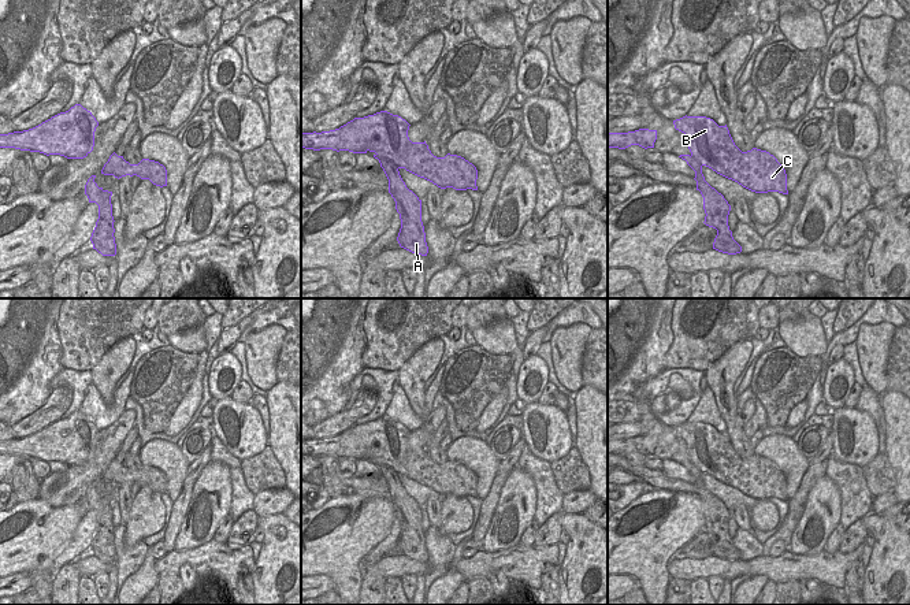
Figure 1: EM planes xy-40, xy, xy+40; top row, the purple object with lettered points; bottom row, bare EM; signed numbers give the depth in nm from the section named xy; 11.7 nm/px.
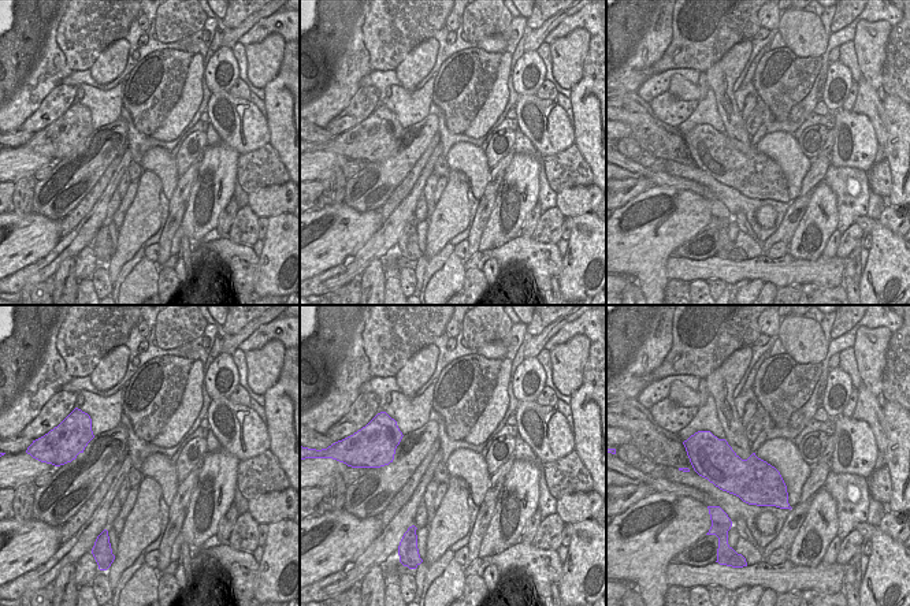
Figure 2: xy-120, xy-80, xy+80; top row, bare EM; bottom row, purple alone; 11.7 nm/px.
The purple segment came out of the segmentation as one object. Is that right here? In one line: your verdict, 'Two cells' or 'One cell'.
Two cells.

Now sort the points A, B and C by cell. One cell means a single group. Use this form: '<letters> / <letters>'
A / B C

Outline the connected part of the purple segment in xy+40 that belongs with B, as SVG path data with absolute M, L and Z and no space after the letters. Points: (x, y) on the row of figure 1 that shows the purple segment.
M683 116L673 120L686 136L690 155L680 155L691 168L706 166L755 193L788 194L787 174L777 159L766 151L753 148L742 152L729 130L706 116Z

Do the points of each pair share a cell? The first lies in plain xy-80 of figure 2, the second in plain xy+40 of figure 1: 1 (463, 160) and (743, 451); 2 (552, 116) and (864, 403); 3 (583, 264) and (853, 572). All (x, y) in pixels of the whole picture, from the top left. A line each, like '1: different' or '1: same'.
1: different
2: different
3: different

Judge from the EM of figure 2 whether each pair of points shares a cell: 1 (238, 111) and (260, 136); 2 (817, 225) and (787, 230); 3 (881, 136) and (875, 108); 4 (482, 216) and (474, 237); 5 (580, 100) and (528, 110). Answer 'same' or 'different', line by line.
1: same
2: different
3: same
4: same
5: different

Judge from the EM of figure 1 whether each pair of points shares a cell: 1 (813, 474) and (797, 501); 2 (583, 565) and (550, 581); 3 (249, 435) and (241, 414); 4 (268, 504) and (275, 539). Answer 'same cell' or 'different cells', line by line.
1: same cell
2: different cells
3: same cell
4: different cells

